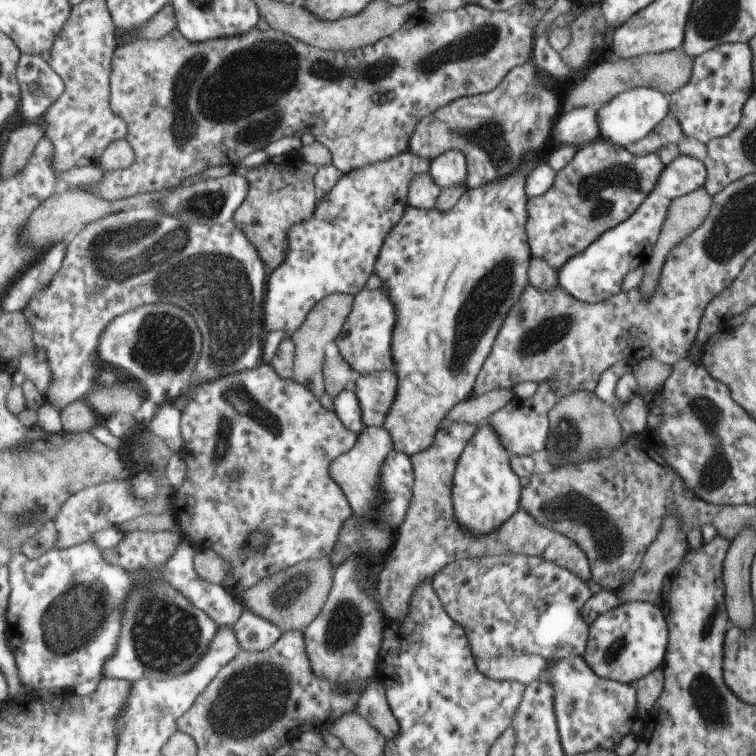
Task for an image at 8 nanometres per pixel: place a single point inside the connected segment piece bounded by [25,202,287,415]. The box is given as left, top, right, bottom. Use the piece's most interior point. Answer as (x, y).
(124, 261)

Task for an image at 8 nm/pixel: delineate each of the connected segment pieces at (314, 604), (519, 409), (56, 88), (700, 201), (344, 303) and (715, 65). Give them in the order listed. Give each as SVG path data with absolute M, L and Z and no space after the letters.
M328 557L304 560L258 581L253 587L244 590L239 604L256 615L274 624L281 631L305 630L321 610L329 592L333 568Z
M539 383L533 396L526 400L518 400L516 396L502 409L494 412L487 422L494 429L503 448L510 450L515 456L535 456L535 452L547 449L550 432L550 411L559 400L547 383Z
M22 53L18 64L18 79L22 92L19 113L24 120L41 116L66 89L65 81L48 61L33 53Z
M704 185L696 188L694 191L674 198L667 205L667 210L660 226L659 236L657 242L652 248L649 260L642 266L644 275L642 276L641 283L637 286L640 293L646 297L650 292L654 291L655 285L658 281L659 271L667 253L678 242L681 242L688 234L691 234L707 216L709 209L712 205L712 196L704 189Z
M333 293L324 296L307 313L301 326L289 336L294 343L294 366L291 380L304 386L317 400L324 392L322 376L324 346L327 343L333 343L334 338L339 334L346 316L351 310L353 299L354 297L352 295L345 293Z
M723 43L694 59L694 74L679 91L669 96L669 114L679 123L683 136L706 143L725 136L737 126L743 103L753 94L751 53L747 43Z

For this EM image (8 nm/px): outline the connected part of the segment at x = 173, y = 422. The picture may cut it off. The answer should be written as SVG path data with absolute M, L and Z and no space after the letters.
M173 402L158 404L150 419L149 429L161 437L174 453L181 453L183 442L180 433L180 412L173 406Z

